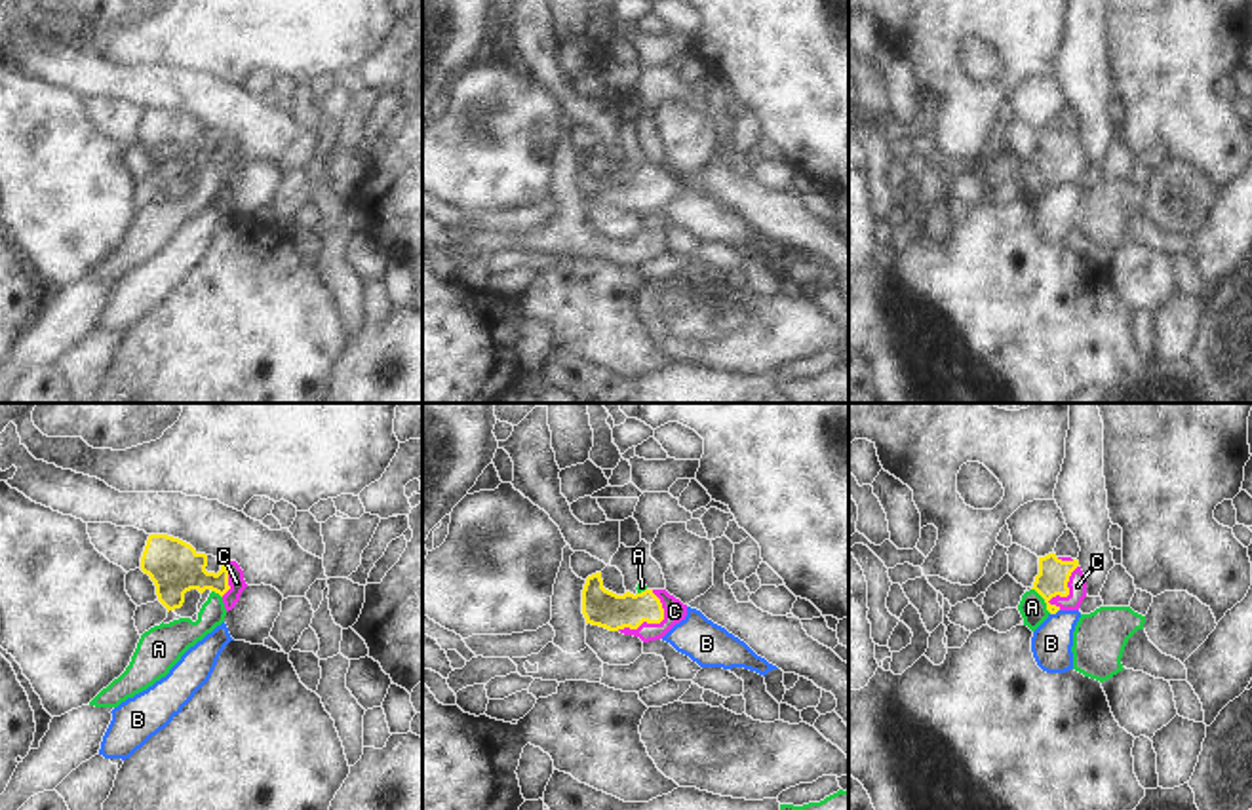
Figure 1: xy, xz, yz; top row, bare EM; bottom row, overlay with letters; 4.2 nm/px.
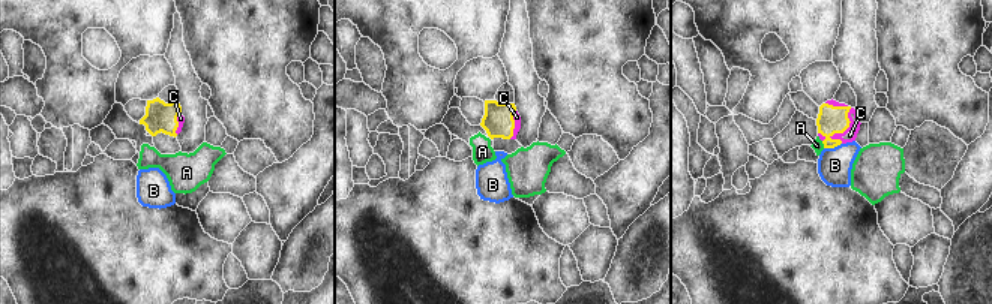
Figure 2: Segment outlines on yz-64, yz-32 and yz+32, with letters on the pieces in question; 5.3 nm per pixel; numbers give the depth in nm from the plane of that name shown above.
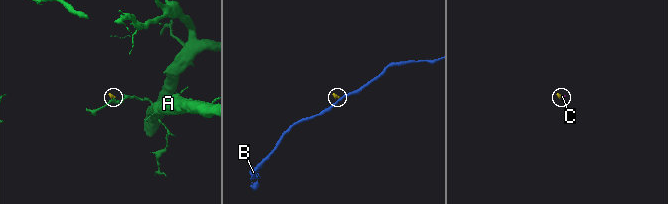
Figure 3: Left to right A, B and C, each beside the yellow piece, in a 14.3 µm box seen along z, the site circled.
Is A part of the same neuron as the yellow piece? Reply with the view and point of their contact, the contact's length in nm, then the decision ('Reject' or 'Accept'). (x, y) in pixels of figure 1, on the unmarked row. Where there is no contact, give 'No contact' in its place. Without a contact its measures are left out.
Touches yellow at yz (1045, 175). Shared border 140 nm. Reject.

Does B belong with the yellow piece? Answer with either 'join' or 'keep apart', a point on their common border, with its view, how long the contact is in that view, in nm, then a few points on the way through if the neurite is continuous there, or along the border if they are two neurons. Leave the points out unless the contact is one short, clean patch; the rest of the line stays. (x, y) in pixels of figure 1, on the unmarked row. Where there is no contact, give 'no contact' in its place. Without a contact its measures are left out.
keep apart; meets yellow in yz at (1055, 187); contact 50 nm long; border along yz (1058, 183), (1051, 189)

